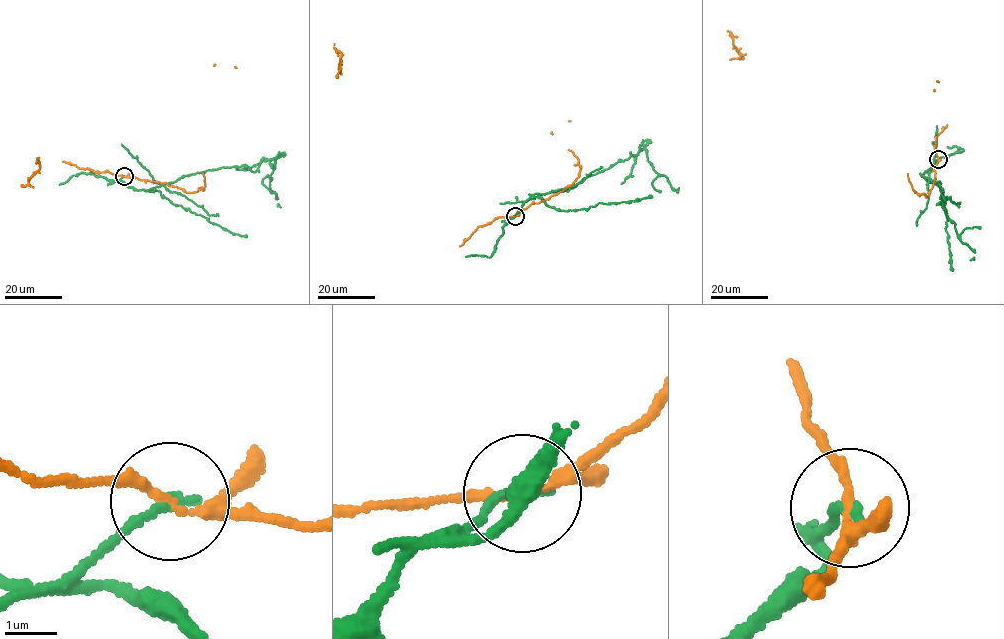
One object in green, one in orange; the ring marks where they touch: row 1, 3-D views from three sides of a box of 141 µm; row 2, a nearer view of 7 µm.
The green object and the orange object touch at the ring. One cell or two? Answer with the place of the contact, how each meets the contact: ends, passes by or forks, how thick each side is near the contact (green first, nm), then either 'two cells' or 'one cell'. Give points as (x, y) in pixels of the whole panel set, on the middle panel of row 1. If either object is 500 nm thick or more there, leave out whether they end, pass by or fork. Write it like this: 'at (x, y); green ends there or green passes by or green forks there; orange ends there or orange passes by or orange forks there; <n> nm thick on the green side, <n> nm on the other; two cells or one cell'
at (515, 216); green ends there; orange passes by; 200 nm thick on the green side, 170 nm on the other; two cells

